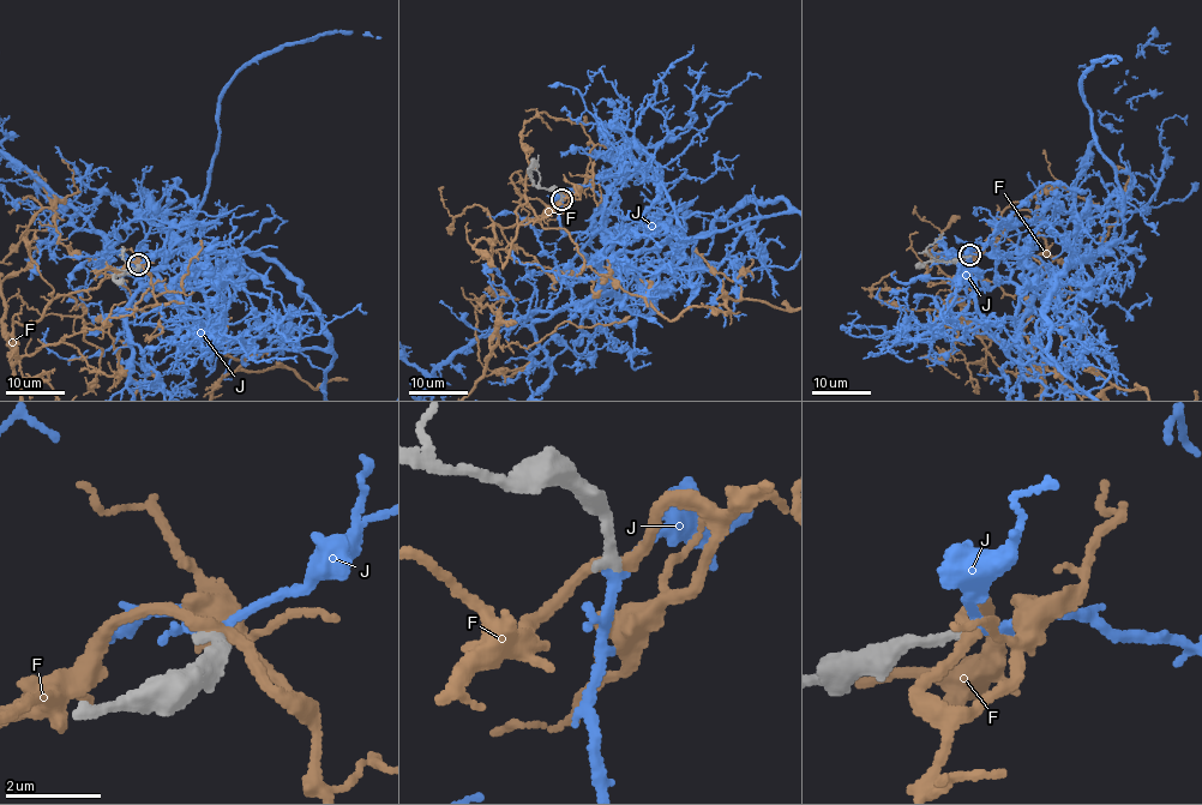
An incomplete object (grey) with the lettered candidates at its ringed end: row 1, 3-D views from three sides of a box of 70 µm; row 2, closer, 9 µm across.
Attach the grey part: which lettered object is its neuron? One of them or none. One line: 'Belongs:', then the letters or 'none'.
Belongs: J

